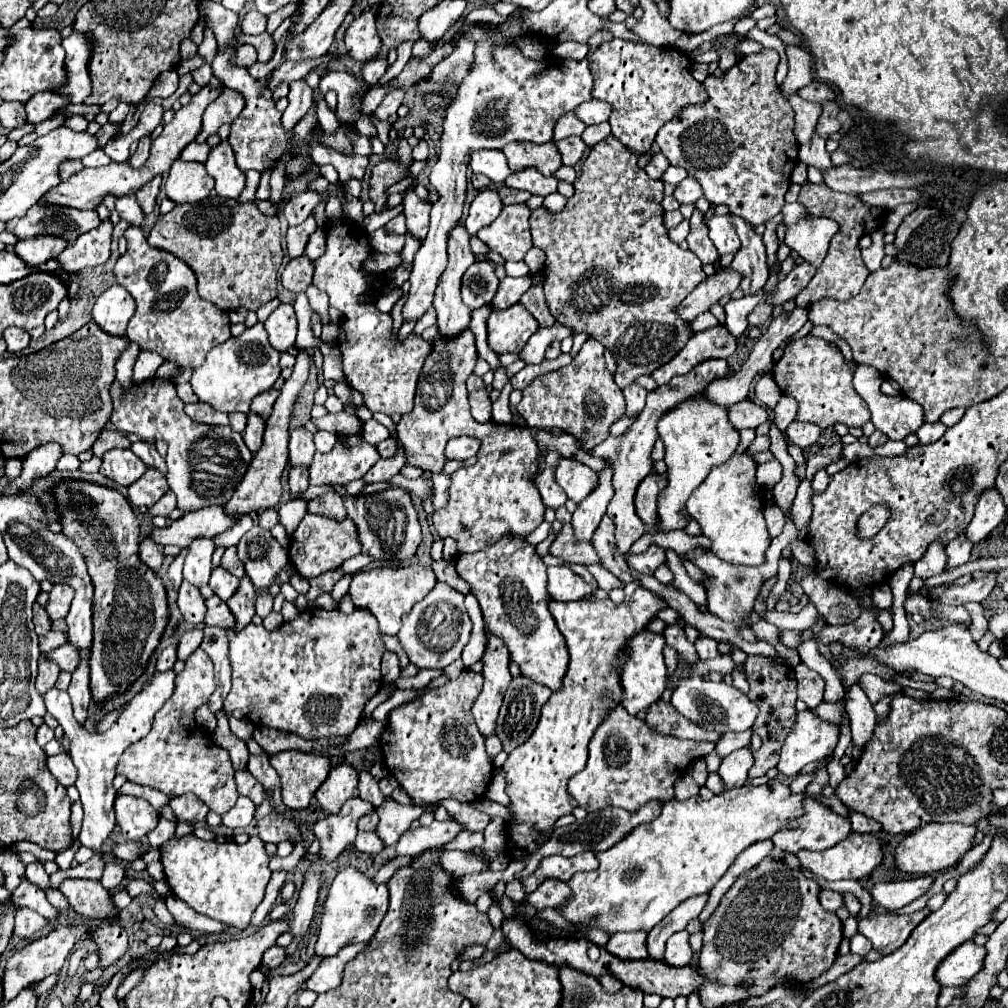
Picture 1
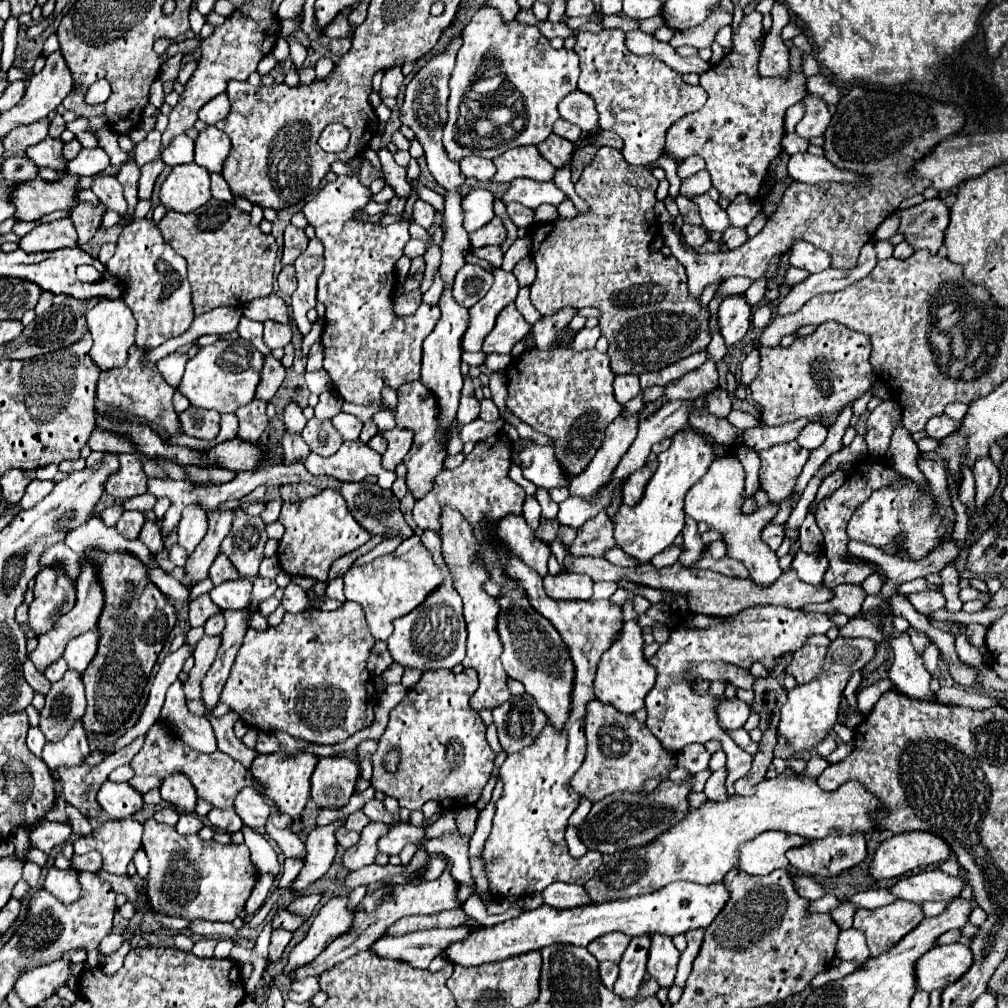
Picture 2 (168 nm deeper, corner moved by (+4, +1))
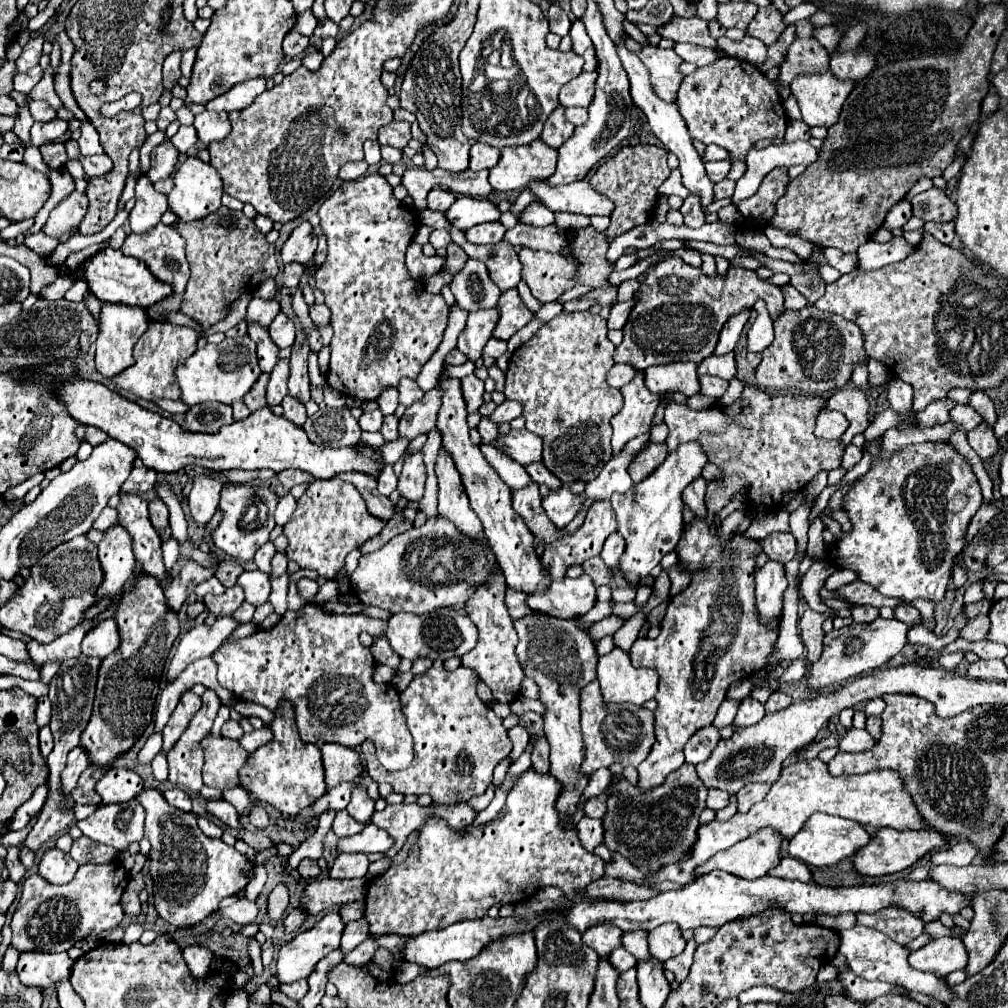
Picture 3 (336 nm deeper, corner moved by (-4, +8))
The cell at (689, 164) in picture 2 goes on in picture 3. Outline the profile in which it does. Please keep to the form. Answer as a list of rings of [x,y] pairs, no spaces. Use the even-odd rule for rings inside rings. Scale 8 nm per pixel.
[[[706,145],[704,161],[720,161],[720,159],[728,159],[728,151],[720,149],[718,145]]]

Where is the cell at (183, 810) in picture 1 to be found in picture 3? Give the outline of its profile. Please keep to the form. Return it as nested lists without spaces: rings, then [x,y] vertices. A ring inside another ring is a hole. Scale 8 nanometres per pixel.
[[[206,689],[202,695],[202,707],[192,717],[188,729],[180,737],[180,741],[174,745],[174,749],[168,753],[168,765],[170,765],[170,783],[174,787],[180,787],[190,793],[198,793],[202,789],[202,749],[200,741],[206,737],[206,733],[212,729],[214,717],[220,709],[222,701],[216,695],[216,691]]]

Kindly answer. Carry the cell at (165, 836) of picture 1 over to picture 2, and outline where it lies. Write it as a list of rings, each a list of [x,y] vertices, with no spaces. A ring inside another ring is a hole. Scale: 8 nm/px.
[[[164,806],[164,808],[160,808],[156,814],[154,814],[154,818],[158,820],[158,822],[164,822],[164,824],[170,824],[170,826],[176,826],[176,822],[178,822],[178,810],[176,808],[172,808],[172,806]]]

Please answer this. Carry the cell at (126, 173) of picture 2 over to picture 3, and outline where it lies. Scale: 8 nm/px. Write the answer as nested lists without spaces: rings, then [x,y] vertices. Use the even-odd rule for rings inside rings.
[[[146,175],[138,177],[136,183],[136,205],[130,211],[130,229],[134,233],[144,233],[146,229],[152,229],[162,217],[162,213],[168,209],[166,195],[156,193],[152,183]]]

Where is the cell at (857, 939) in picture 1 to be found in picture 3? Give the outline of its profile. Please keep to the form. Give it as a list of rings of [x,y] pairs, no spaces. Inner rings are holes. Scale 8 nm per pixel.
[[[854,925],[852,929],[846,929],[840,933],[840,953],[846,957],[850,969],[868,981],[888,981],[888,983],[896,983],[902,985],[908,991],[918,991],[918,993],[926,993],[936,997],[938,1001],[942,1001],[944,1005],[948,1005],[952,1001],[952,991],[948,987],[948,983],[932,973],[922,973],[910,967],[908,963],[908,951],[900,945],[896,945],[888,935],[878,933],[872,927],[862,927],[862,925]]]

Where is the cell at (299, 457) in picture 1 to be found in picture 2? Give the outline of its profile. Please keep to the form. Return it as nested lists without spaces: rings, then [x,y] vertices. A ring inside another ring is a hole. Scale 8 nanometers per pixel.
[[[290,400],[290,402],[286,404],[286,408],[284,408],[284,424],[286,424],[286,428],[288,428],[290,432],[294,432],[294,434],[296,434],[296,432],[302,432],[304,424],[306,424],[306,418],[304,418],[300,406],[296,404],[296,400]]]

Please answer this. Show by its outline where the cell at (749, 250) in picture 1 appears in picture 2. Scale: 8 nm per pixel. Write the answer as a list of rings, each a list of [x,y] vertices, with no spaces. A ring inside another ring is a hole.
[[[744,294],[726,298],[718,308],[718,328],[726,346],[736,344],[750,328],[752,308],[748,306]]]

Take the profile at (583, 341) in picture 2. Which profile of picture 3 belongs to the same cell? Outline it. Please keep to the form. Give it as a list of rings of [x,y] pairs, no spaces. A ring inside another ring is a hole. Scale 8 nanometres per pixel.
[[[630,299],[630,301],[624,301],[624,303],[616,303],[616,305],[610,309],[608,327],[610,327],[610,329],[622,329],[632,307],[634,307],[634,301],[632,301],[632,299]]]

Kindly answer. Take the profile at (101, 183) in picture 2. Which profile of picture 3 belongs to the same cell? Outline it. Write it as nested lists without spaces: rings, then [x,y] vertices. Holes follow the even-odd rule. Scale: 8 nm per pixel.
[[[96,155],[96,157],[88,157],[82,163],[84,171],[88,177],[104,177],[106,173],[112,171],[112,161],[106,155]]]

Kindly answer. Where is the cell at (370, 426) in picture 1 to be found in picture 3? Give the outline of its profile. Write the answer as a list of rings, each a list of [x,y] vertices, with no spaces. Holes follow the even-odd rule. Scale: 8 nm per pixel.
[[[374,409],[374,411],[364,413],[364,415],[358,419],[358,423],[360,423],[360,427],[362,427],[364,431],[380,431],[382,419],[384,419],[382,411],[380,411],[380,409]]]

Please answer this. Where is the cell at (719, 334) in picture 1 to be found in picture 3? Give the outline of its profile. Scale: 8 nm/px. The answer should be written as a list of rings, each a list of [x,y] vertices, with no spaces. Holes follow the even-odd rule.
[[[668,363],[644,369],[644,383],[652,393],[666,393],[666,391],[682,391],[684,395],[692,397],[700,393],[700,381],[696,373],[696,363]]]

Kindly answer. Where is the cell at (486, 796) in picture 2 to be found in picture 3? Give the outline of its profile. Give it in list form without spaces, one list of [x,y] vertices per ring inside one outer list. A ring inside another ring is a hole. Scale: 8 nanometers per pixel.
[[[517,725],[508,730],[508,735],[513,743],[513,748],[509,754],[509,759],[514,762],[523,752],[529,741],[529,734],[526,727]]]

